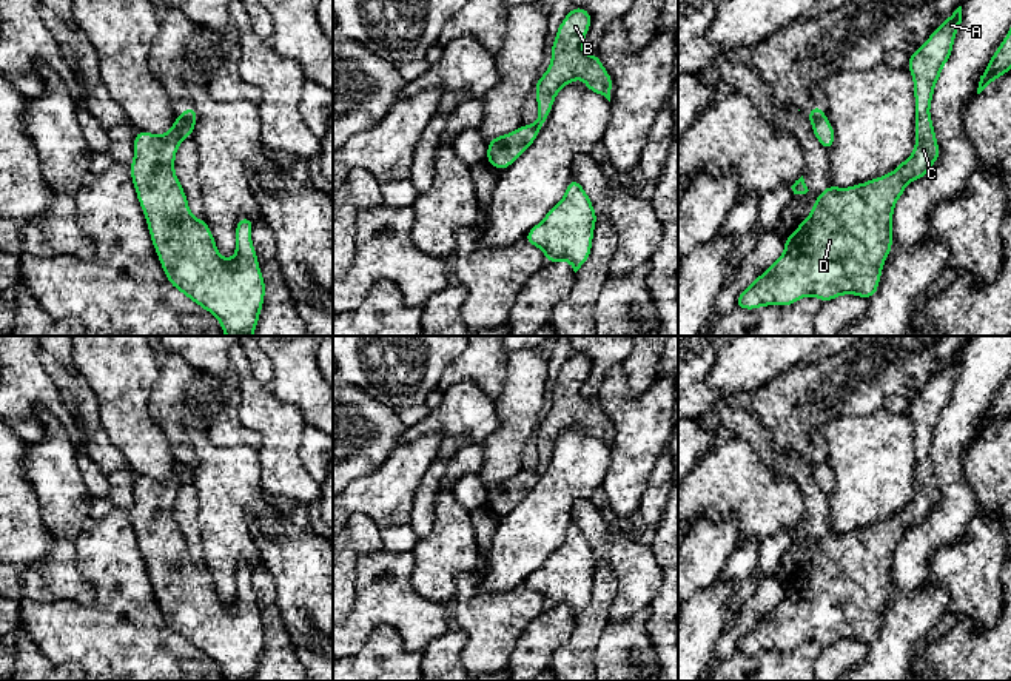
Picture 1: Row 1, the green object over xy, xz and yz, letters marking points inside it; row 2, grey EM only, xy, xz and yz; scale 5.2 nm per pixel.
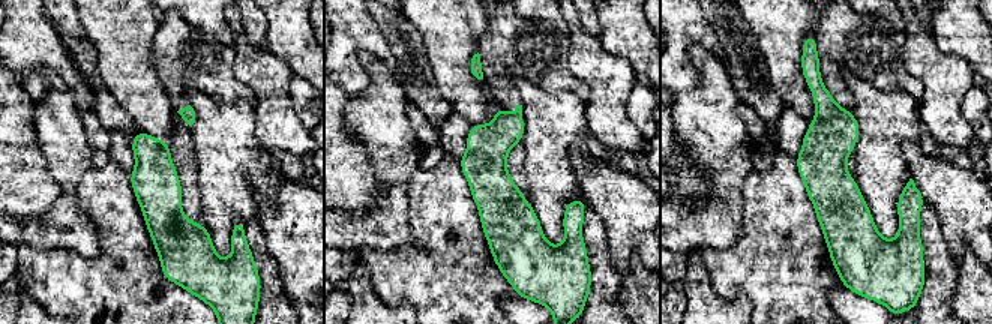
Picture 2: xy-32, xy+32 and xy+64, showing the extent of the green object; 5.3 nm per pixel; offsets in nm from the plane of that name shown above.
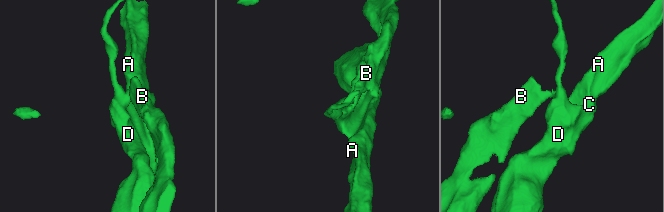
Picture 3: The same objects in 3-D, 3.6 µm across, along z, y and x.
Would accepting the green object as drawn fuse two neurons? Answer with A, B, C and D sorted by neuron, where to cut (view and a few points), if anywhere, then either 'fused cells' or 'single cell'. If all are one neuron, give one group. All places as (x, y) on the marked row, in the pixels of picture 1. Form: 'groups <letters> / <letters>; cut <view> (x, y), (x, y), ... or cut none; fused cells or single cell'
groups A C D / B; cut xy (181, 116), (193, 127); fused cells

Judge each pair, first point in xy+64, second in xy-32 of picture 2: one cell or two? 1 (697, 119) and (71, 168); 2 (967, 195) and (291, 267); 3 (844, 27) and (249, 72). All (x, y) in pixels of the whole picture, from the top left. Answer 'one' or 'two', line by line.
1: one
2: one
3: two

